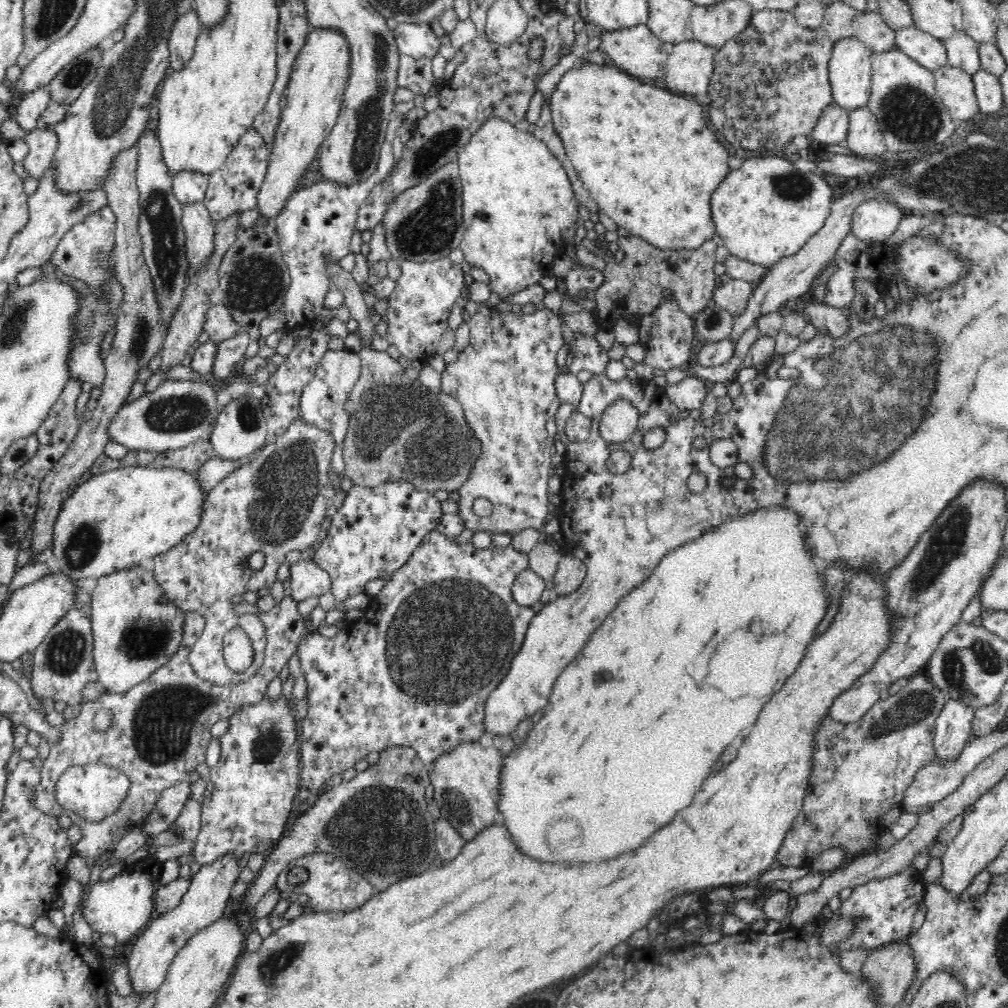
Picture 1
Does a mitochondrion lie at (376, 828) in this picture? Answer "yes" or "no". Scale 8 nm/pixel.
yes

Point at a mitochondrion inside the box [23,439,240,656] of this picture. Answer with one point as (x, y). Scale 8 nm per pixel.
(82, 549)

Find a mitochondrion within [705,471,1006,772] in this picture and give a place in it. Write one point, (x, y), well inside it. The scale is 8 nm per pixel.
(943, 549)

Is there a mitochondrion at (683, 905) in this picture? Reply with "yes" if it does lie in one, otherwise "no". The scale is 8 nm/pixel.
yes

